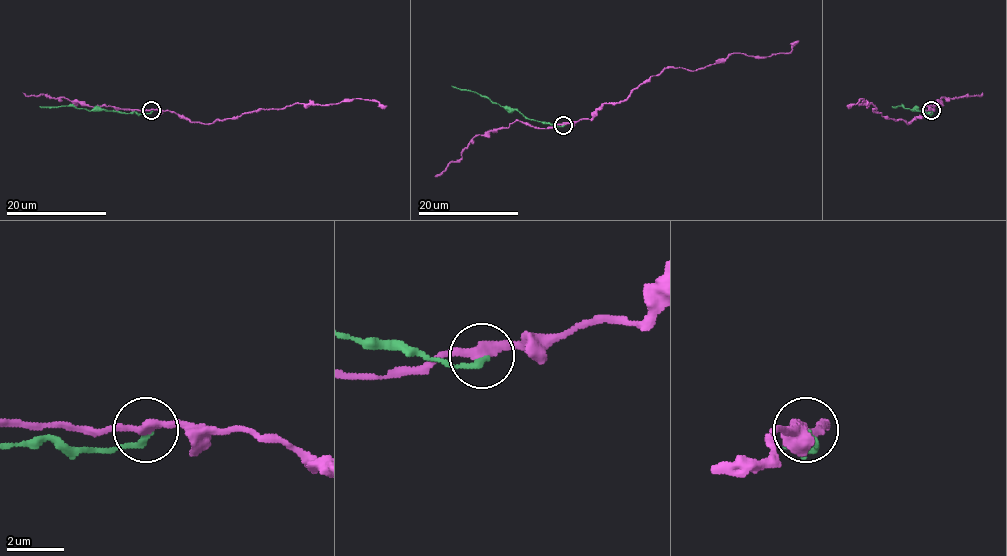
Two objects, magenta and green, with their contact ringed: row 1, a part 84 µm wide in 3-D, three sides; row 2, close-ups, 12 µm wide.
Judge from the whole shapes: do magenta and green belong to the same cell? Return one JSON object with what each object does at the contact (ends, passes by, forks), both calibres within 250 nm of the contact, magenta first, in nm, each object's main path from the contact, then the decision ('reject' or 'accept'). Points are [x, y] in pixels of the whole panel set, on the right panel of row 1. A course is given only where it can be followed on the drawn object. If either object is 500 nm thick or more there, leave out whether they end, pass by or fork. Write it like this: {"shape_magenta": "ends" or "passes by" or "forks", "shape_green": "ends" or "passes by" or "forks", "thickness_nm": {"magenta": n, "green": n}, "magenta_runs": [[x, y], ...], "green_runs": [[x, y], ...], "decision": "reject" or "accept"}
{"shape_magenta": "passes by", "shape_green": "ends", "thickness_nm": {"magenta": 280, "green": 220}, "magenta_runs": [[930, 111], [908, 123], [885, 118], [873, 109], [877, 108], [872, 103], [859, 104], [863, 98], [847, 106]], "green_runs": [[930, 111], [933, 113], [892, 106]], "decision": "reject"}

